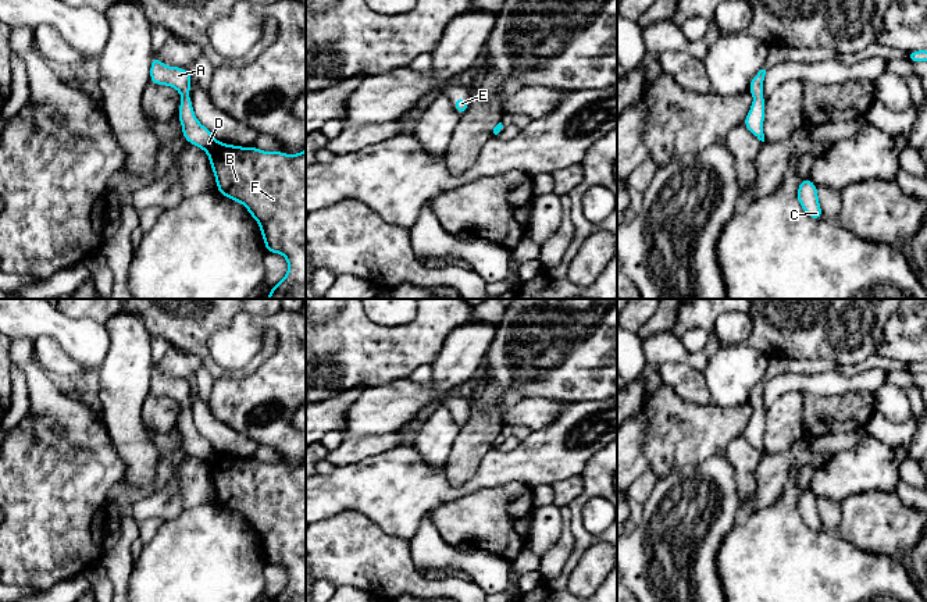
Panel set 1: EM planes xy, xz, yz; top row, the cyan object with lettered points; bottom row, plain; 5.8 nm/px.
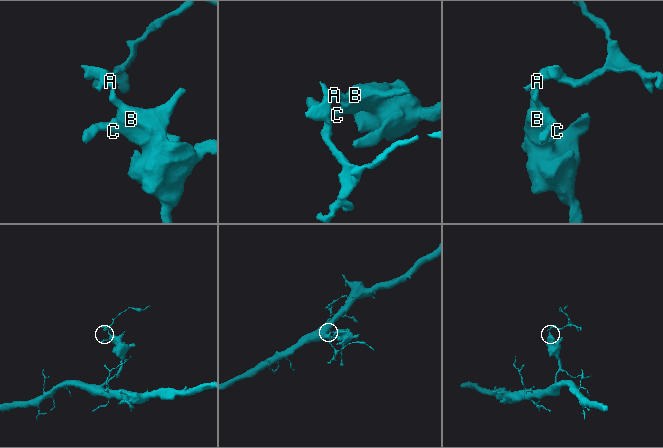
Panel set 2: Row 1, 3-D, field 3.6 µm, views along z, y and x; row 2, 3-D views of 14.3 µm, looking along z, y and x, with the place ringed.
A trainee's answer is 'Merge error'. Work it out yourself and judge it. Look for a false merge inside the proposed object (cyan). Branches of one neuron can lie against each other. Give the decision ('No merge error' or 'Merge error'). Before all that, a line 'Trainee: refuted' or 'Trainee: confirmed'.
Trainee: refuted
No merge error

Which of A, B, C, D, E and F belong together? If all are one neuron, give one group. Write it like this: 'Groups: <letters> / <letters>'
Groups: A B C D E F

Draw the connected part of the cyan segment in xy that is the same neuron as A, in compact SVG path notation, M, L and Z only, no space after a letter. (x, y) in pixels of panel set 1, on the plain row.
M153 367L150 393L171 398L181 405L178 430L183 449L207 464L218 505L249 521L260 537L267 564L279 564L288 571L286 587L271 602L306 602L306 460L299 466L286 466L218 453L195 427L189 409L190 392L188 381L168 378Z

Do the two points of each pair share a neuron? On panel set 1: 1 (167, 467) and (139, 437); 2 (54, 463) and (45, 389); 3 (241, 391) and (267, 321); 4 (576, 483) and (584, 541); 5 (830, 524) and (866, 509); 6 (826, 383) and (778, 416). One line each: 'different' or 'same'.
1: different
2: same
3: same
4: different
5: different
6: different

